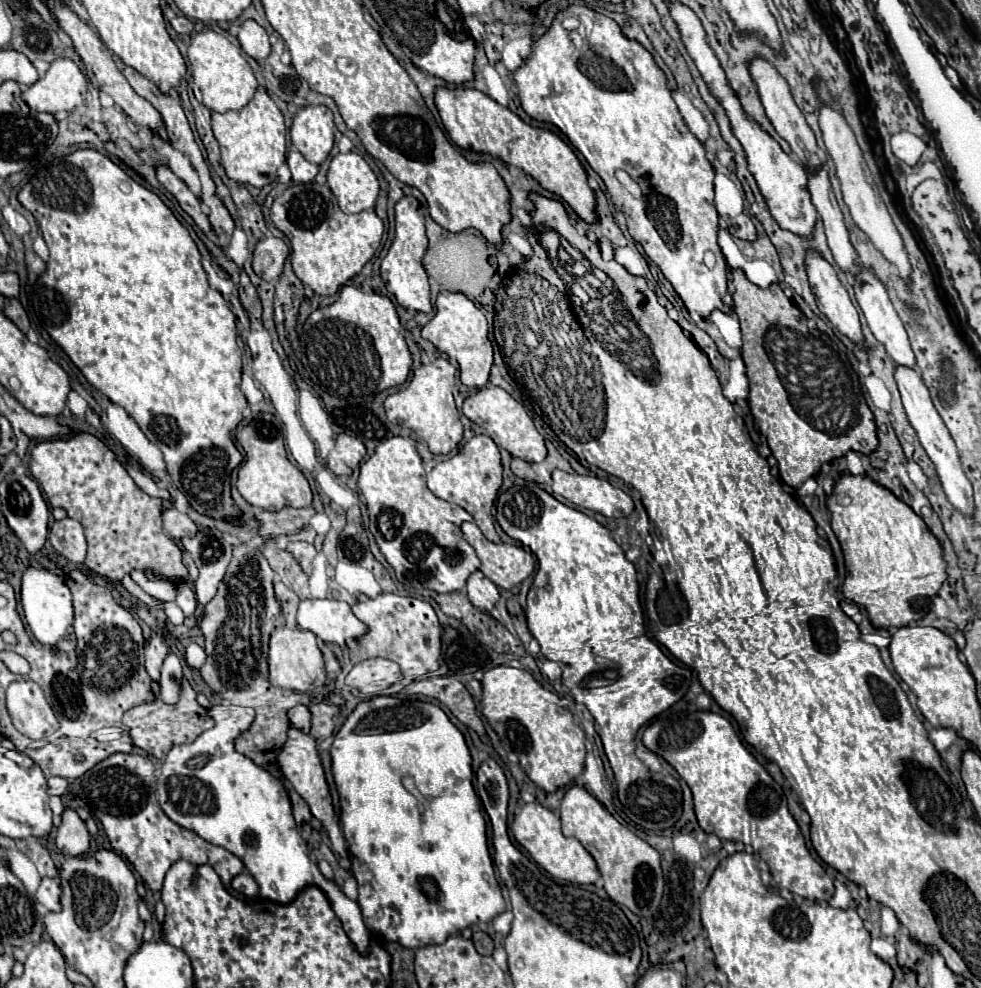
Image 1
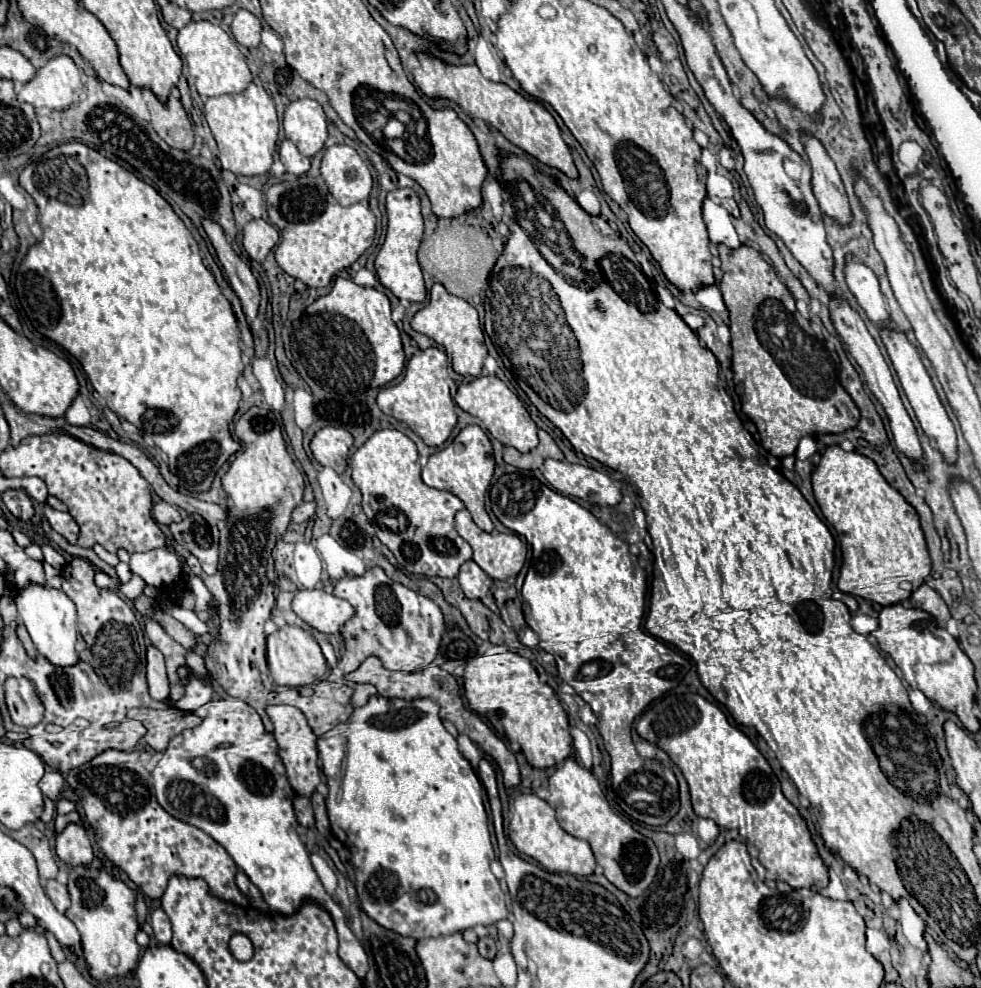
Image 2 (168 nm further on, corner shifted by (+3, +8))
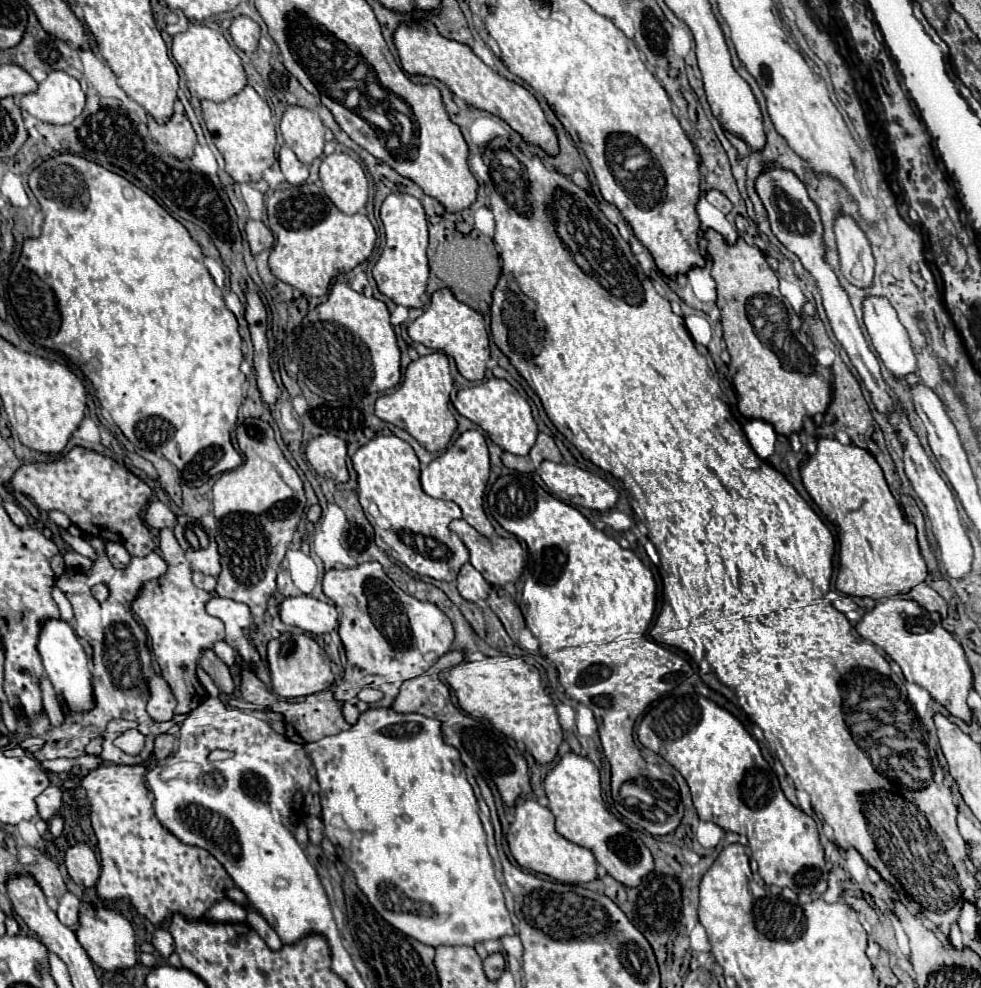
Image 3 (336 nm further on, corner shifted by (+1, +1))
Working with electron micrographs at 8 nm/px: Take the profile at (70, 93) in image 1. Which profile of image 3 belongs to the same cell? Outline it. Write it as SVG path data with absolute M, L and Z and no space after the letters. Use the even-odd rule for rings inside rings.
M61 70L51 72L37 92L21 98L21 110L47 124L69 124L83 112L83 106L85 92L79 80Z

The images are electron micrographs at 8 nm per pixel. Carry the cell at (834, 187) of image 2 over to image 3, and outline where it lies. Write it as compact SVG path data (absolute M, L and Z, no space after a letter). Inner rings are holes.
M839 216L835 220L835 236L843 276L857 288L869 288L873 284L875 260L865 234L853 222L853 218Z

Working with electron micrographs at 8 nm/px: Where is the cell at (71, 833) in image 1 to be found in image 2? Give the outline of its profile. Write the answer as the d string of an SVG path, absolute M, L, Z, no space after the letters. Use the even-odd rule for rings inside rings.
M67 823L67 827L57 833L57 855L67 865L89 865L93 859L93 849L85 829L77 823Z

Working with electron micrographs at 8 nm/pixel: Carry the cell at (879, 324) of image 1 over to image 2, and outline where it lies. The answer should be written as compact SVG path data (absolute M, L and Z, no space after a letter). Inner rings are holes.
M879 329L879 335L883 339L883 345L891 357L891 363L897 371L897 377L901 381L901 387L917 415L917 421L921 423L923 431L927 433L927 437L931 439L933 447L945 457L945 461L955 461L957 459L957 439L955 439L955 429L953 429L953 423L951 419L947 417L945 413L945 407L941 405L939 397L937 397L937 391L929 379L929 373L925 371L923 363L921 363L921 357L919 357L919 351L915 349L915 345L911 345L907 341L907 337L899 331L899 329Z

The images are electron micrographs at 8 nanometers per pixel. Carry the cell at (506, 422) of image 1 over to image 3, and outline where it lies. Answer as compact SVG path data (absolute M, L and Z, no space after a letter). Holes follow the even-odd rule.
M491 378L491 380L485 380L477 386L471 386L471 388L463 388L457 392L457 398L453 402L455 410L469 418L471 422L479 424L485 428L487 436L497 444L501 446L505 452L511 452L511 454L519 454L519 456L527 456L531 446L535 444L535 438L537 438L537 424L533 420L533 414L531 414L531 406L527 404L527 400L503 378Z

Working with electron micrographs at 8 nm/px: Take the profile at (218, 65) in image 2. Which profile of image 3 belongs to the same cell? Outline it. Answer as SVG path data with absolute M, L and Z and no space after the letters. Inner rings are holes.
M191 24L187 32L175 34L173 46L171 46L171 56L181 66L187 80L195 82L195 92L197 92L199 100L223 102L223 100L239 94L239 90L243 90L247 84L247 76L245 76L245 70L243 70L243 64L241 64L241 58L237 56L237 52L229 46L229 42L225 40L225 36L221 32L211 30L203 24Z

